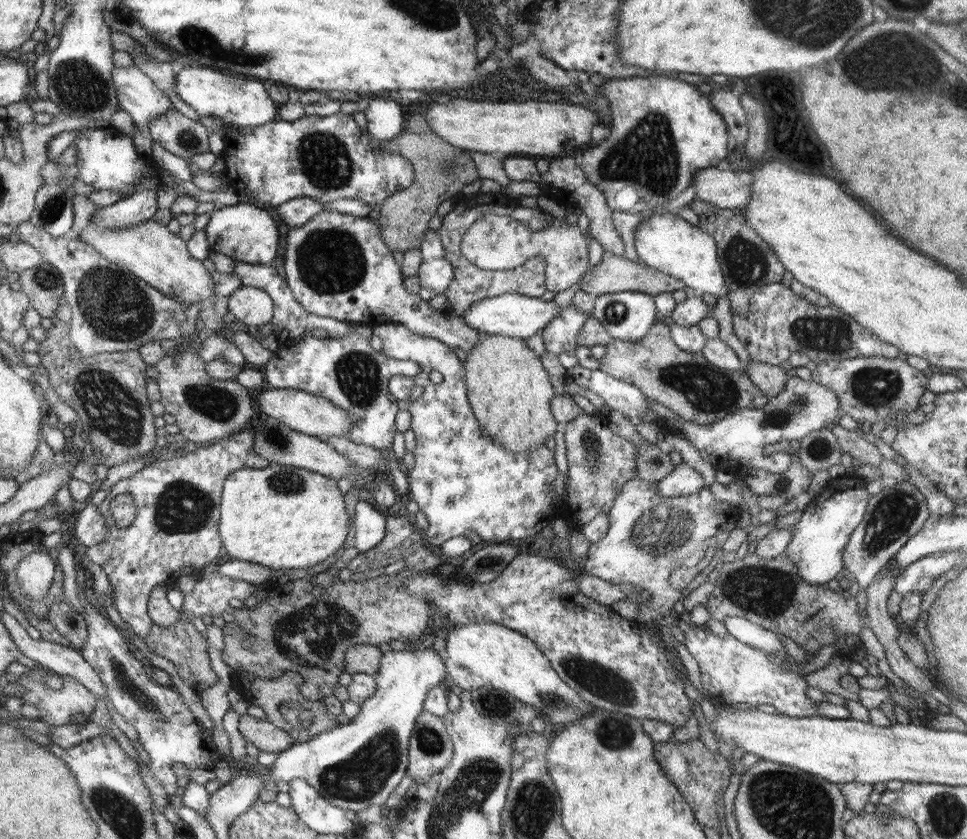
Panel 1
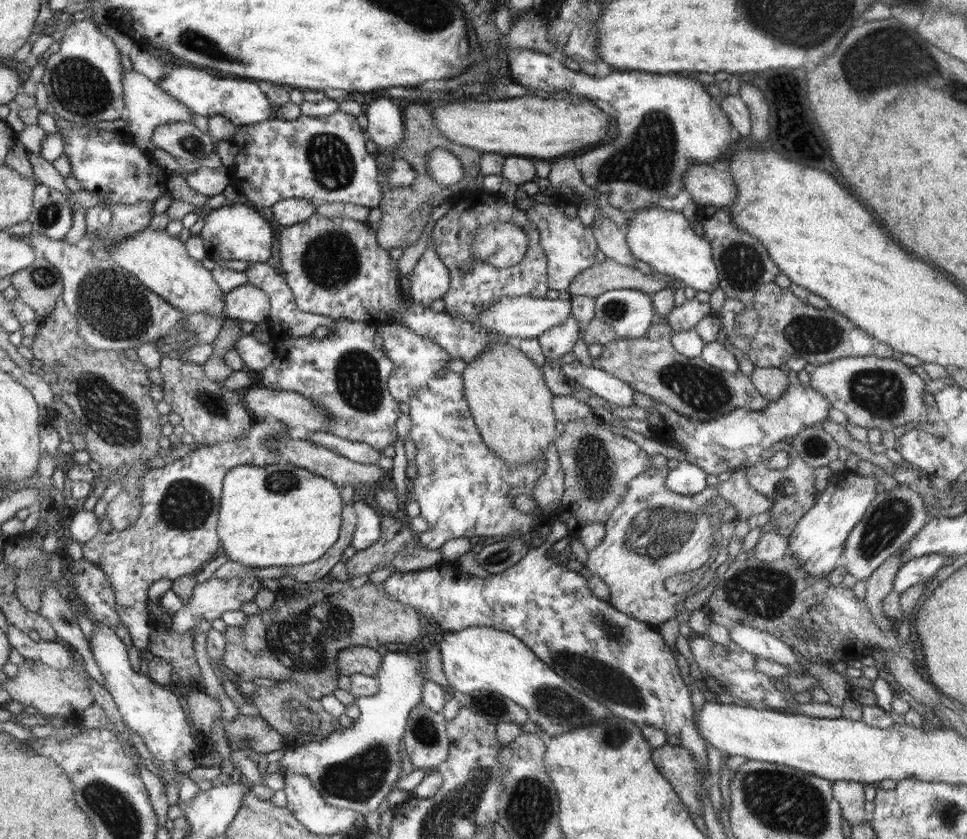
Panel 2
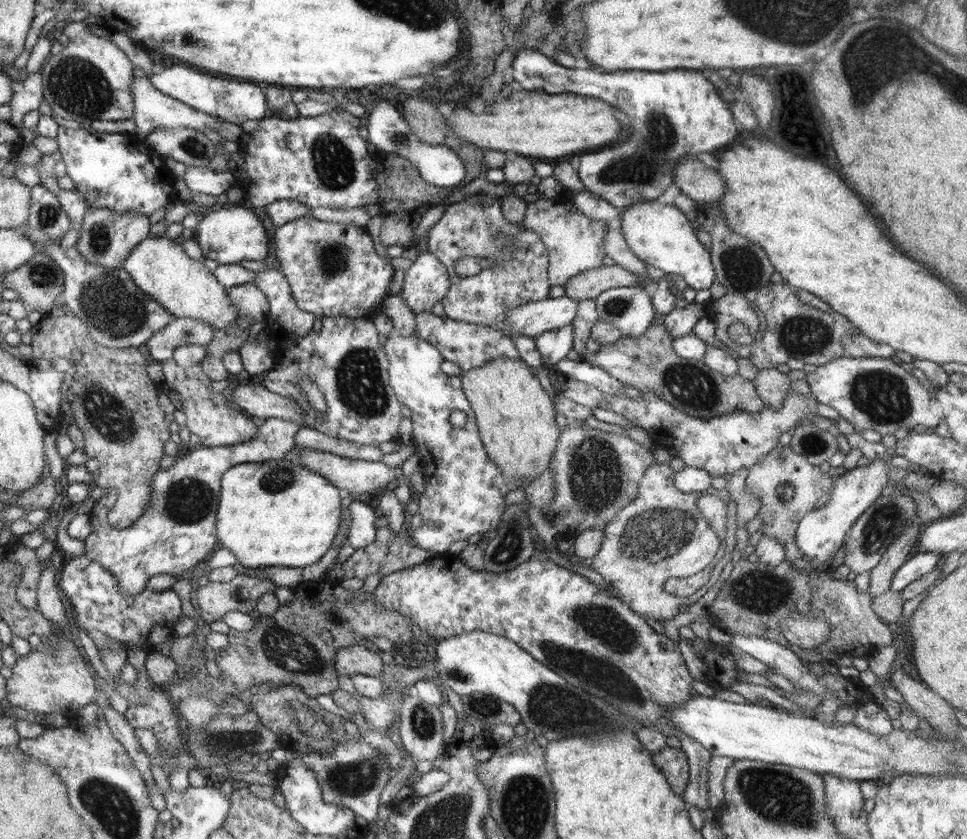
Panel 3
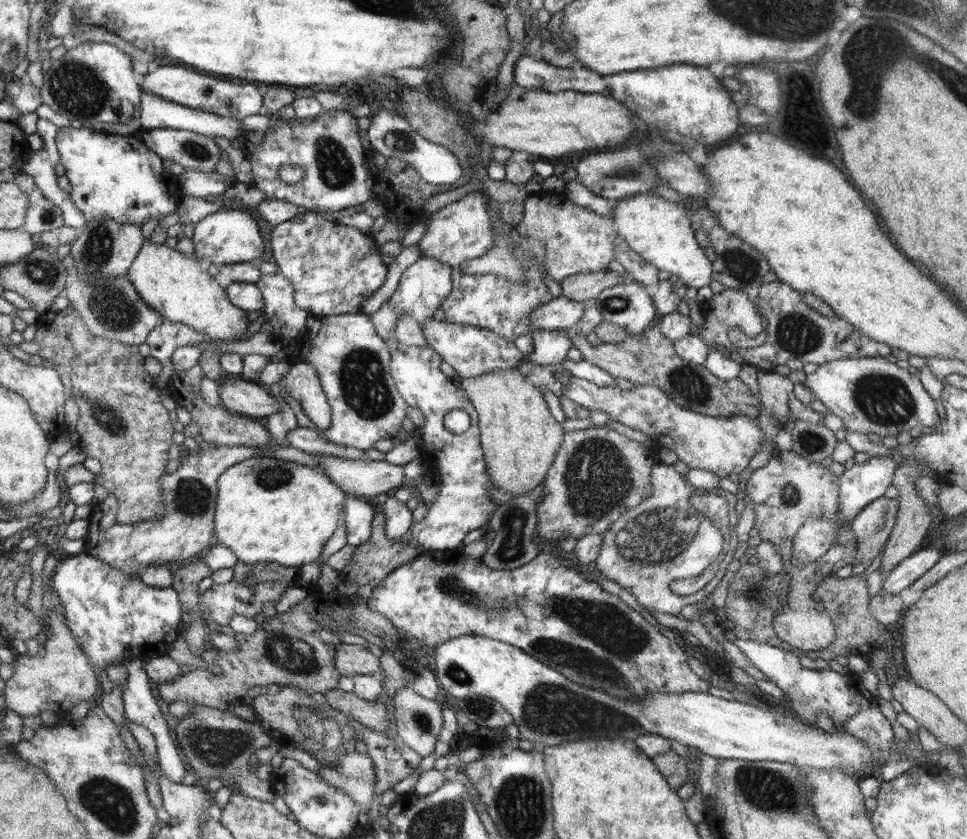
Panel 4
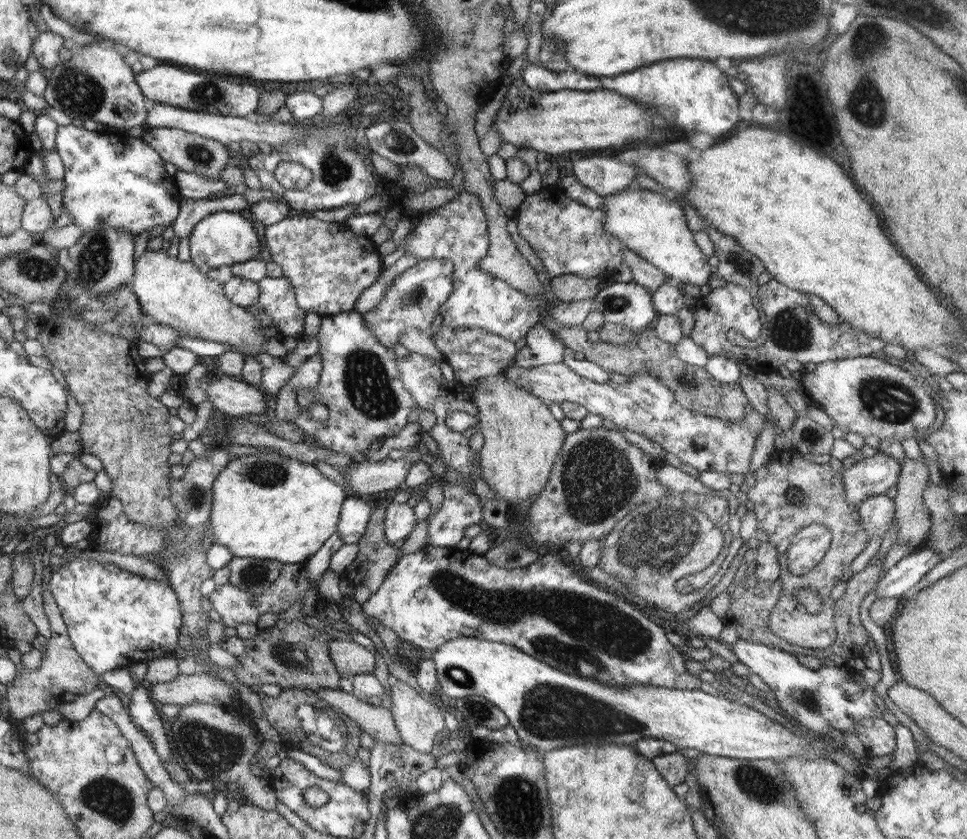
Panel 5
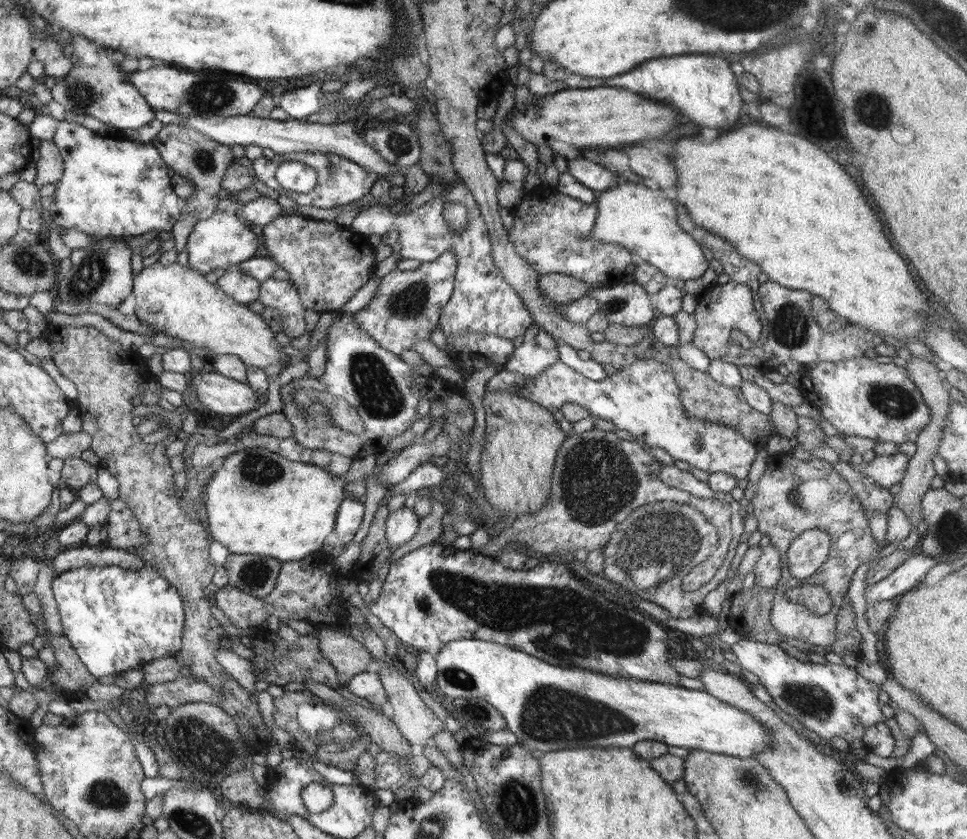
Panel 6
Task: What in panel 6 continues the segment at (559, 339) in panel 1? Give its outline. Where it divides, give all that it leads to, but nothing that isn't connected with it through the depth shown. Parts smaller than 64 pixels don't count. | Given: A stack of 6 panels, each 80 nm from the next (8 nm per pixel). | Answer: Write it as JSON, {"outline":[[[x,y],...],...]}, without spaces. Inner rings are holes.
{"outline":[[[532,324],[523,337],[522,344],[512,351],[503,364],[506,370],[522,376],[538,376],[559,361],[558,341],[545,330]]]}

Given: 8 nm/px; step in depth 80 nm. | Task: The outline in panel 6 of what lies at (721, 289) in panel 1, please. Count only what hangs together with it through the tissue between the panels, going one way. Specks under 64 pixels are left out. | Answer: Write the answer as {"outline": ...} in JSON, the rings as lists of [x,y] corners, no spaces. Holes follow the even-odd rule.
{"outline":[[[618,182],[614,188],[596,194],[598,218],[590,237],[606,245],[623,247],[672,279],[702,278],[708,260],[699,243],[677,223],[678,202],[668,192],[651,190],[634,182]]]}

